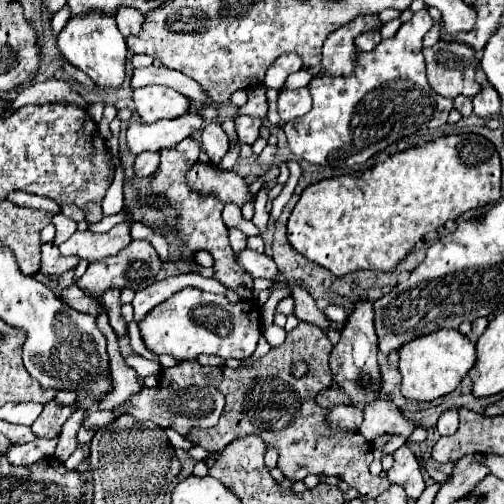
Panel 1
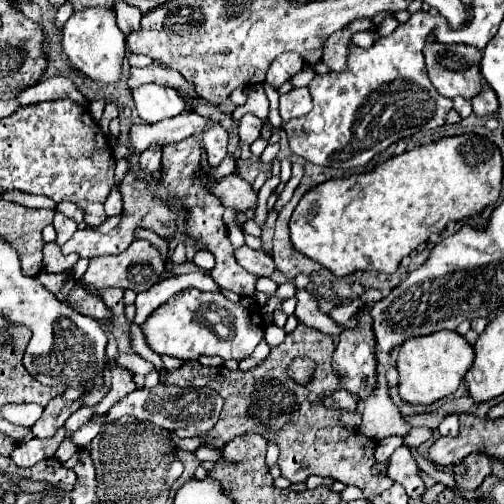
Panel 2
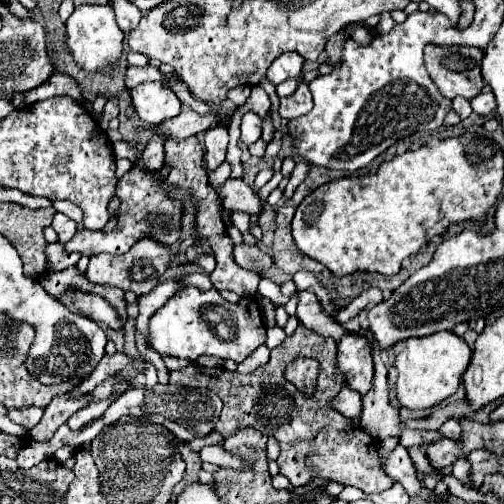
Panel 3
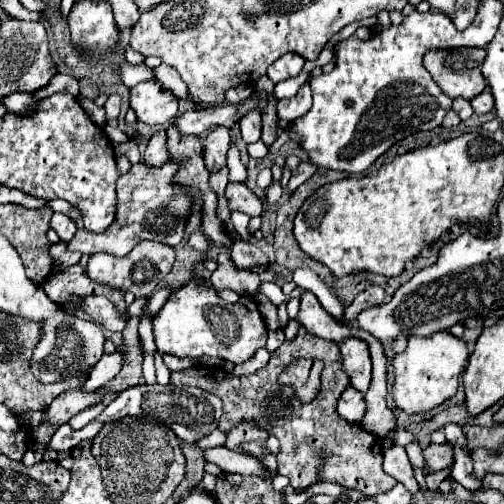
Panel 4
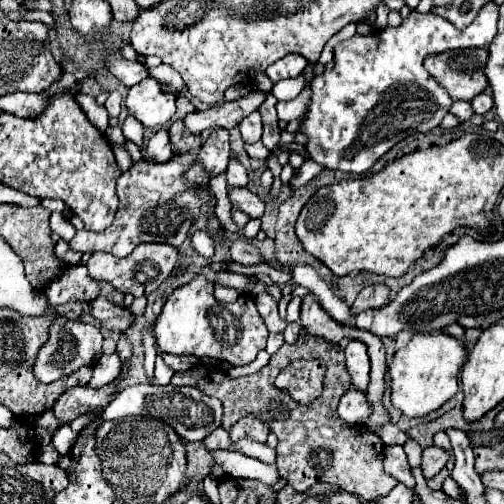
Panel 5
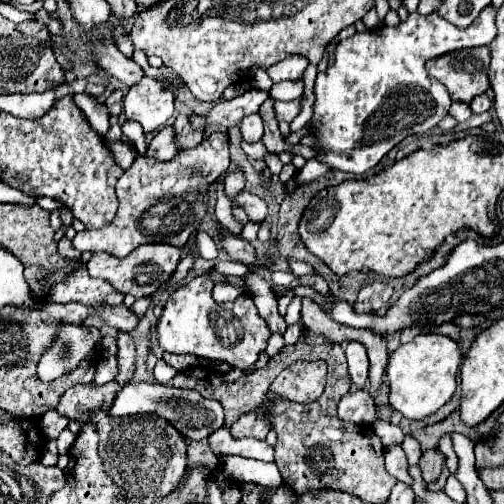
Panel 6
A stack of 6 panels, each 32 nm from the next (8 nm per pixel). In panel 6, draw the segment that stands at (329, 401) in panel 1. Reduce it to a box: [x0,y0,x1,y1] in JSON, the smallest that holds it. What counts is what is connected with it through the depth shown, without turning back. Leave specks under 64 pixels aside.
[338,386,376,426]

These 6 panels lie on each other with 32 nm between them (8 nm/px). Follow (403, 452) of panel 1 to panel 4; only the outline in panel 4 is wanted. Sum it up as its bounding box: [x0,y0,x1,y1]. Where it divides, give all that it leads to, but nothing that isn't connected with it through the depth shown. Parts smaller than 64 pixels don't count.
[384,446,420,494]

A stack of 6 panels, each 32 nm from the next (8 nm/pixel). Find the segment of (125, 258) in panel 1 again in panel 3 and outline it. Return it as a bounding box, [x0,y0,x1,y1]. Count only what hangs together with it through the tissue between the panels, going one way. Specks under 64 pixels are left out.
[86,238,172,304]

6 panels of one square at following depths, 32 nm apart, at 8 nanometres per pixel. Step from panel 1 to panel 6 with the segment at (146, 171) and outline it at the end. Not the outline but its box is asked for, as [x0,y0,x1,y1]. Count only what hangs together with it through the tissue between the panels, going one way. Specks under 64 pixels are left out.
[146,126,178,162]

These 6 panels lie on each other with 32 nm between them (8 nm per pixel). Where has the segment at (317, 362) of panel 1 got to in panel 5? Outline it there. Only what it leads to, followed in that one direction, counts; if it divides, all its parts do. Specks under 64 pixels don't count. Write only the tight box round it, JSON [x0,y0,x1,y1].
[170,332,398,500]

